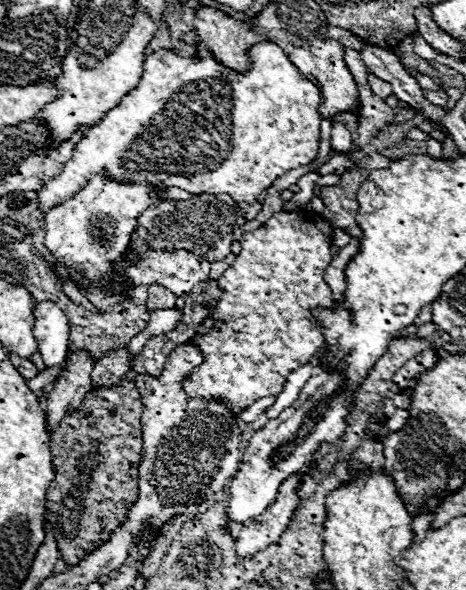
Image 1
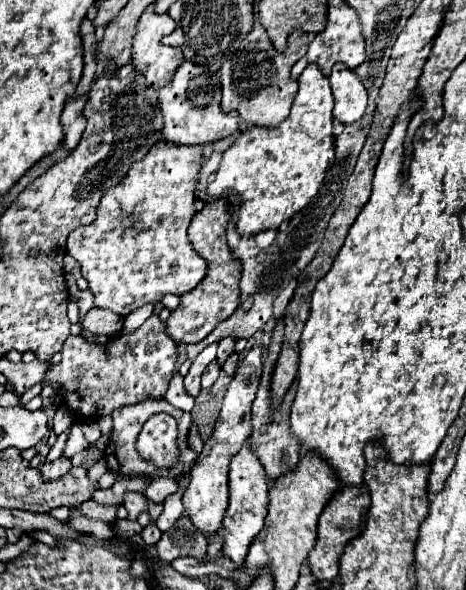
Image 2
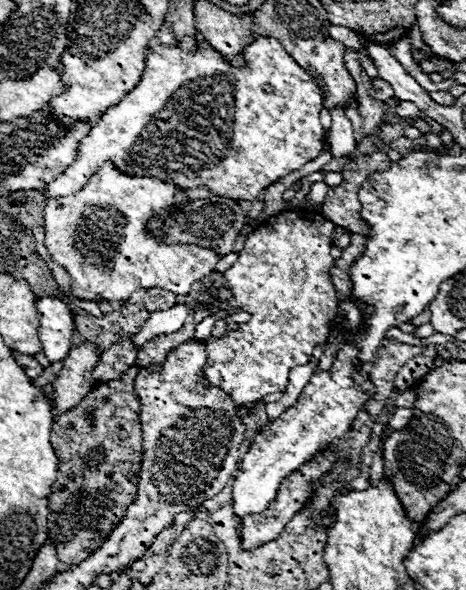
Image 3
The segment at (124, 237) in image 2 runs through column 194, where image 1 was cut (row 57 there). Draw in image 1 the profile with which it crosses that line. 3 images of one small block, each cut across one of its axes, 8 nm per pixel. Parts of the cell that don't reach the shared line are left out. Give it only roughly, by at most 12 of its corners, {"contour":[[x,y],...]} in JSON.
{"contour":[[270,42],[246,74],[156,50],[38,190],[258,200],[318,154],[320,90]]}

